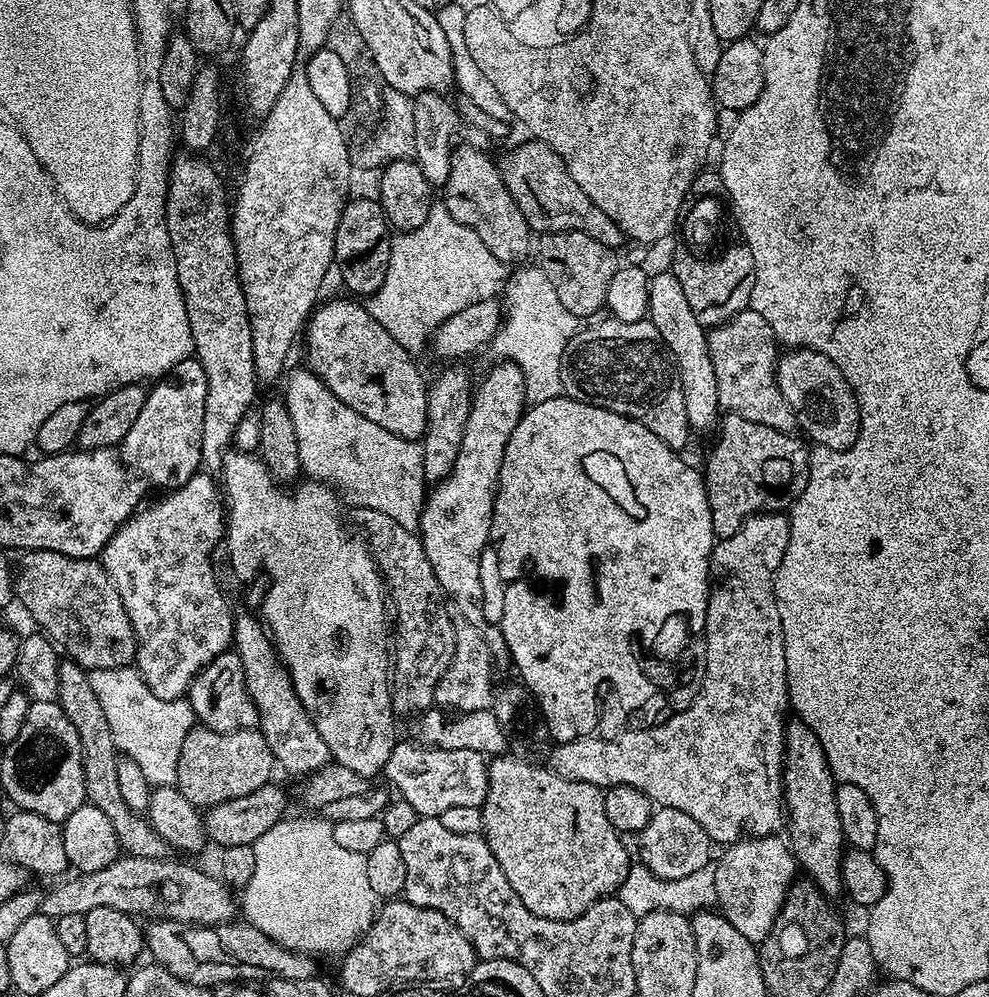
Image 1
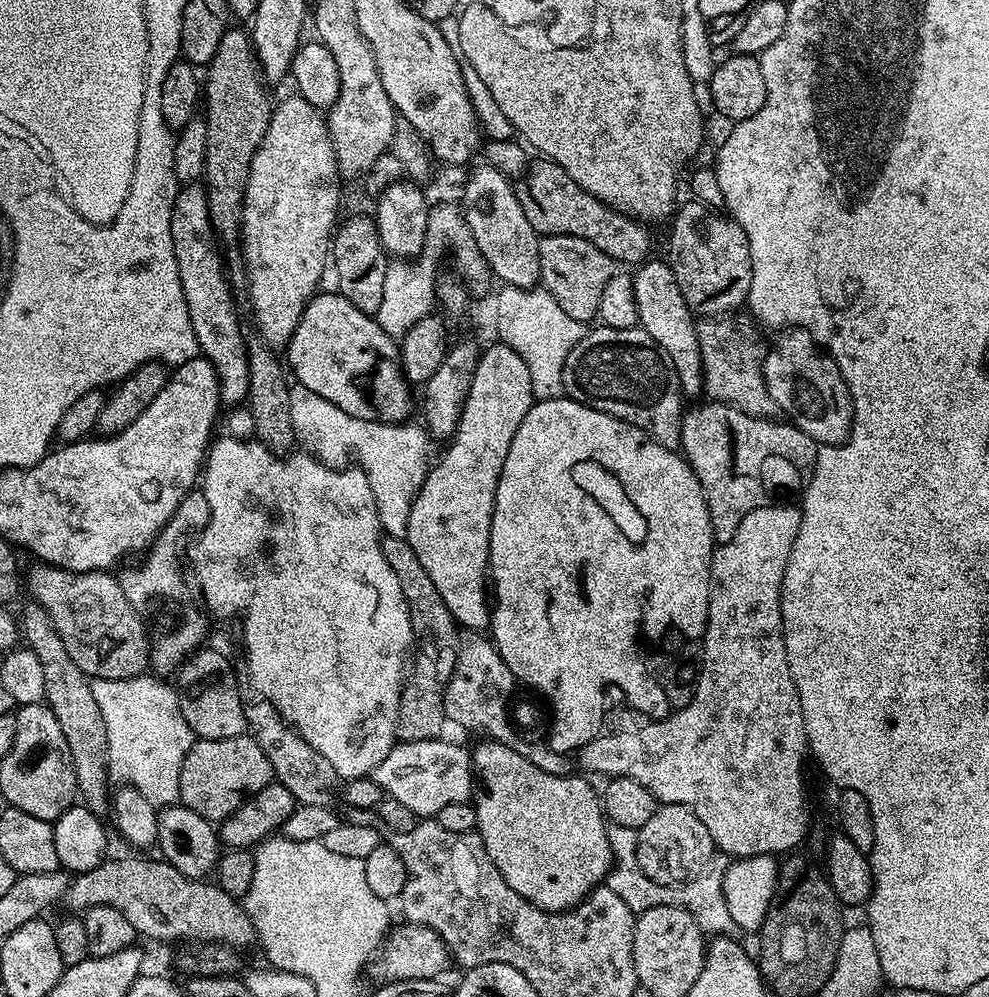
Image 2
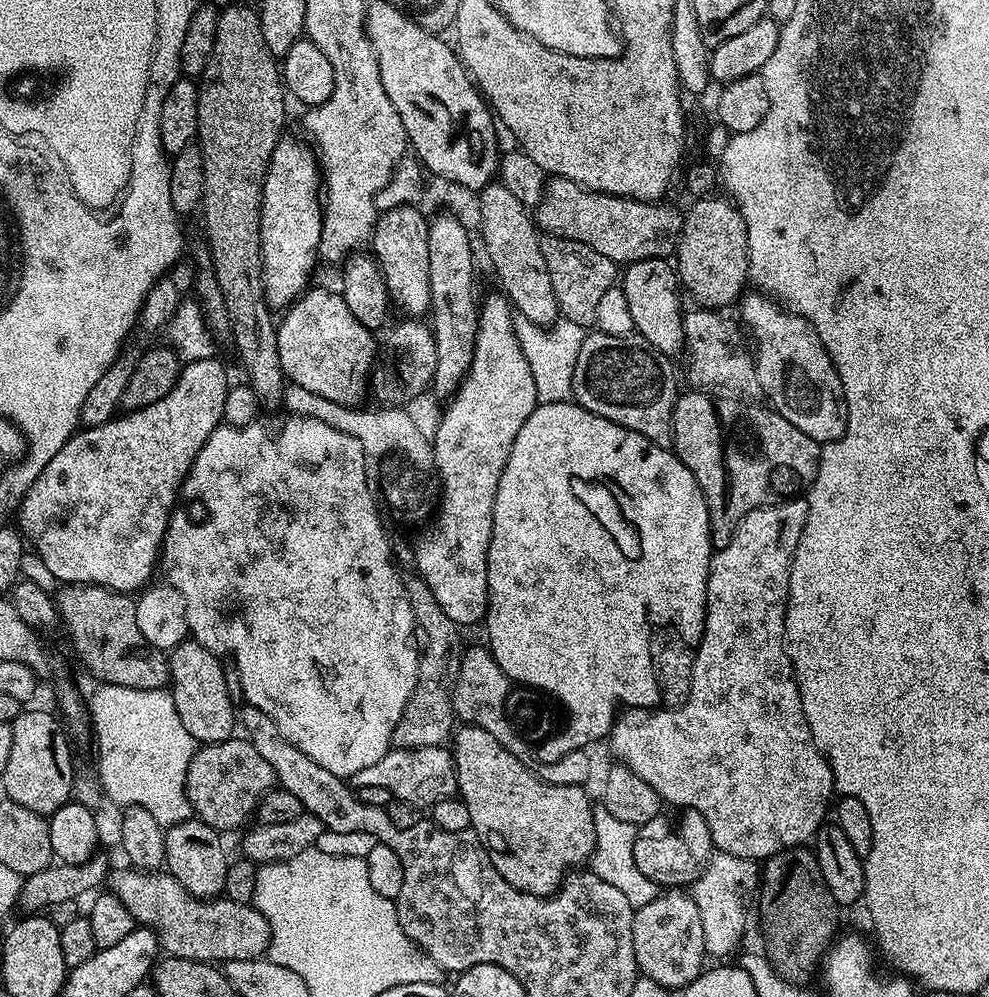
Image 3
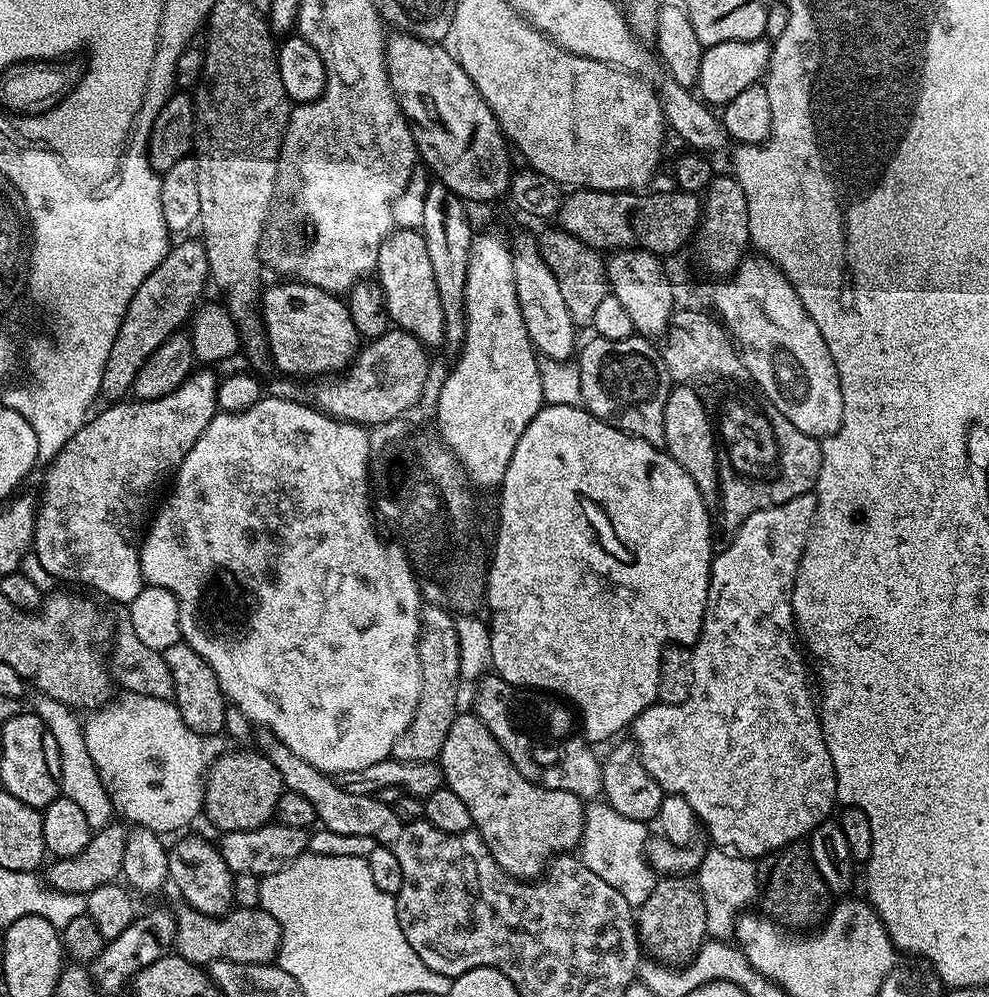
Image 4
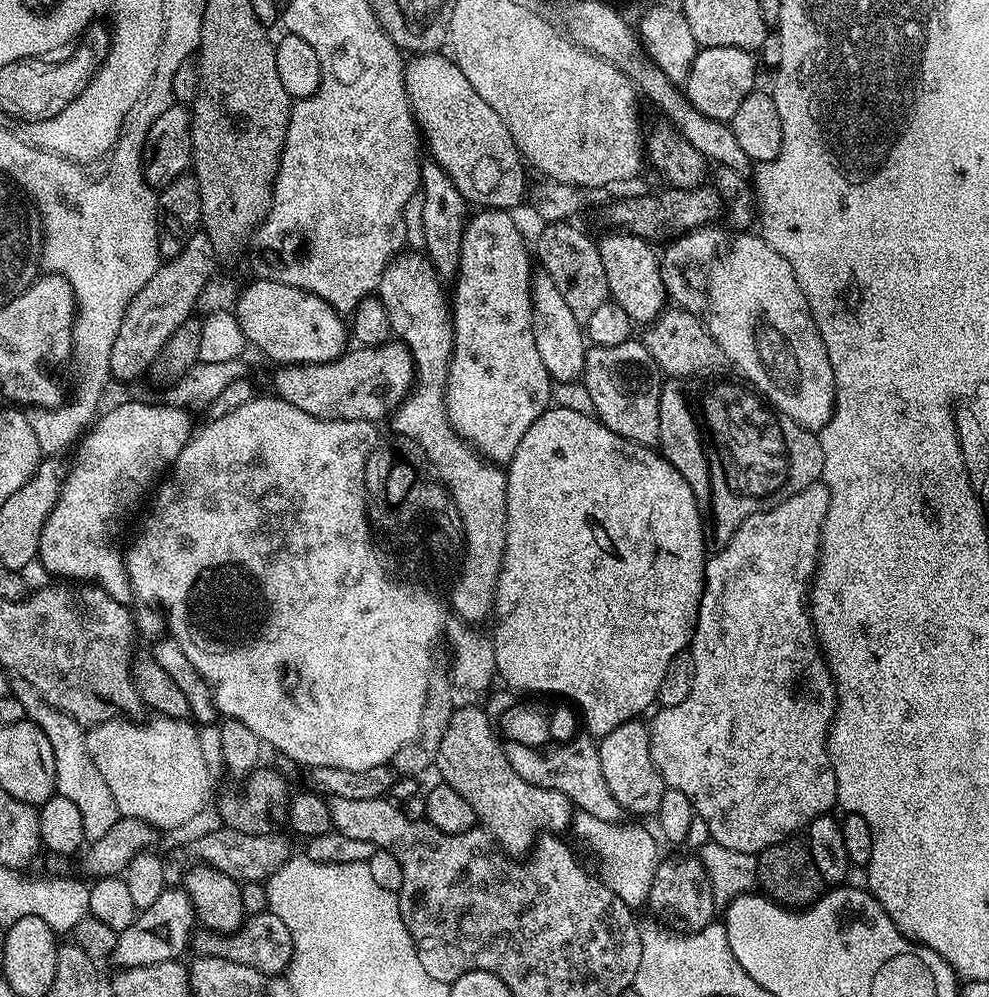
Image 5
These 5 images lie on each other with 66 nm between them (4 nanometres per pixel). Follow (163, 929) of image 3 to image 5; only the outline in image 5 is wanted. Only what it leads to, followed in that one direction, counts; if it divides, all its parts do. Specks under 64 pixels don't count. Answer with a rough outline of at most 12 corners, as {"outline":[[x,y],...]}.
{"outline":[[270,910],[237,932],[197,931],[200,956],[287,973],[290,929]]}

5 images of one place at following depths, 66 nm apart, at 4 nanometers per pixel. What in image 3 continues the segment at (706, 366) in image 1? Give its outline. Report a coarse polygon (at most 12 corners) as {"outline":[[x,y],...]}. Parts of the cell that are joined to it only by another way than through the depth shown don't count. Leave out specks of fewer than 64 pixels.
{"outline":[[667,259],[635,261],[632,326],[663,356],[685,351],[682,288]]}

